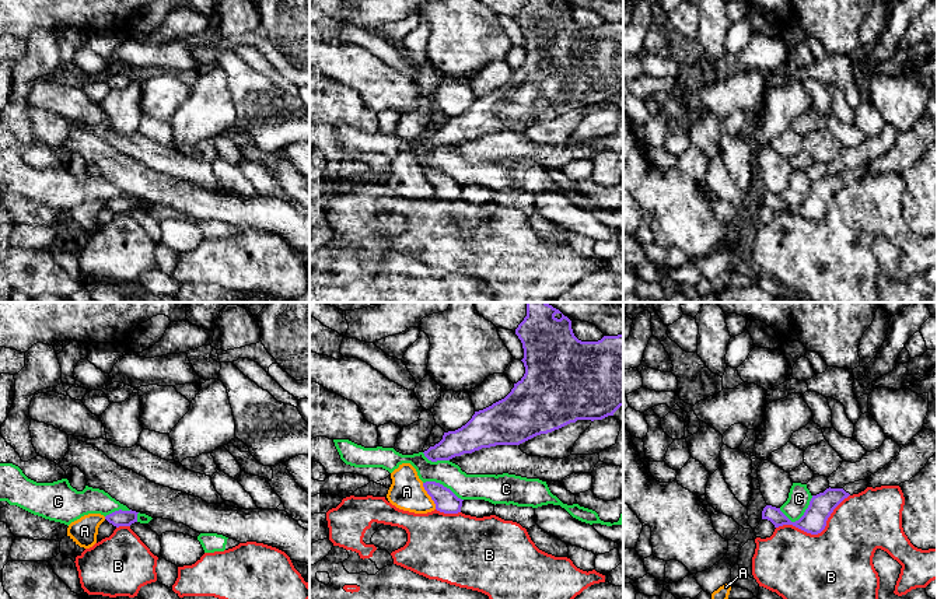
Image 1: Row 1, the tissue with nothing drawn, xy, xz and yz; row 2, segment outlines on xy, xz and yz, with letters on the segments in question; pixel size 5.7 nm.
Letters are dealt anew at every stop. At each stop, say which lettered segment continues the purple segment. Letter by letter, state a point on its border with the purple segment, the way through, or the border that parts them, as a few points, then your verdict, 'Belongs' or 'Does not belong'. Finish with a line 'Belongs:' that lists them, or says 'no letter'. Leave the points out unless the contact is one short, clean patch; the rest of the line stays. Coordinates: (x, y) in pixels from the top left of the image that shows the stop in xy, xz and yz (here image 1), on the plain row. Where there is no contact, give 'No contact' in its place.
A: Touches purple at xz (429, 181). Boundary: xz (422, 170), (436, 195). Does not belong
B: Touches purple at yz (817, 220). Does not belong
C: Touches purple at yz (801, 203). Boundary: yz (813, 182), (806, 198), (794, 207), (790, 207), (779, 196). Does not belong
Belongs: no letter

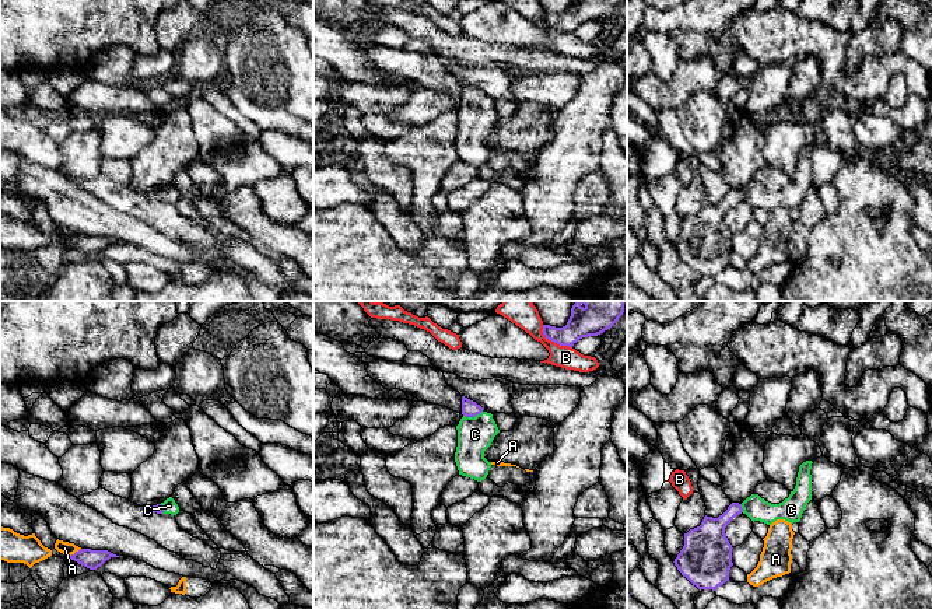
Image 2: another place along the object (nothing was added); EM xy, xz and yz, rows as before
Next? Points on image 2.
A: Touches purple at xy (76, 238). Boundary: xy (80, 234), (70, 242). Does not belong
B: Touches purple at xz (553, 27). Does not belong
C: Touches purple at xz (472, 102). Path across: xz (469, 94), (472, 102), (475, 121). Belongs
Belongs: C

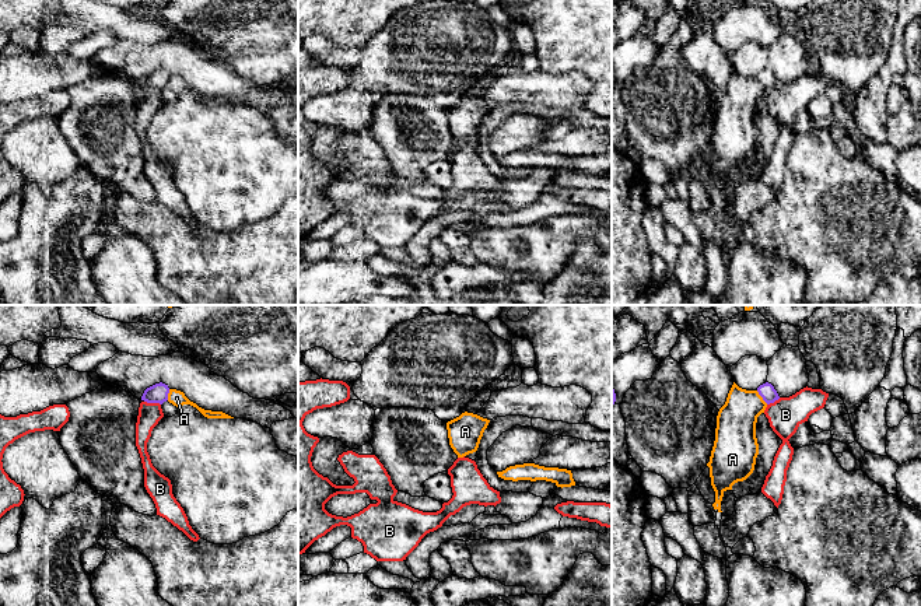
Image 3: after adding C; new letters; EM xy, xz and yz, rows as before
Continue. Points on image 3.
A: Touches purple at yz (762, 83). Boundary: yz (756, 77), (767, 90). Does not belong
B: Touches purple at xy (153, 88). Boundary: xy (144, 87), (160, 91). Does not belong
Belongs: no letter

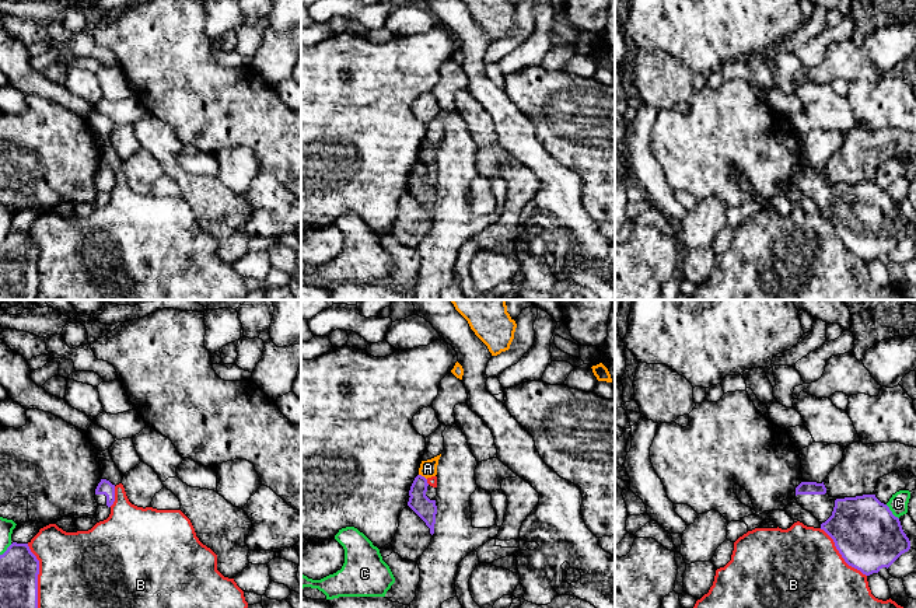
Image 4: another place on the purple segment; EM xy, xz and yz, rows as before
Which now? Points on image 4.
A: Touches purple at xz (423, 163). Boundary: xz (419, 160), (426, 166). Does not belong
B: Touches purple at xy (37, 265). Does not belong
C: Touches purple at yz (891, 198). Does not belong
Belongs: no letter

